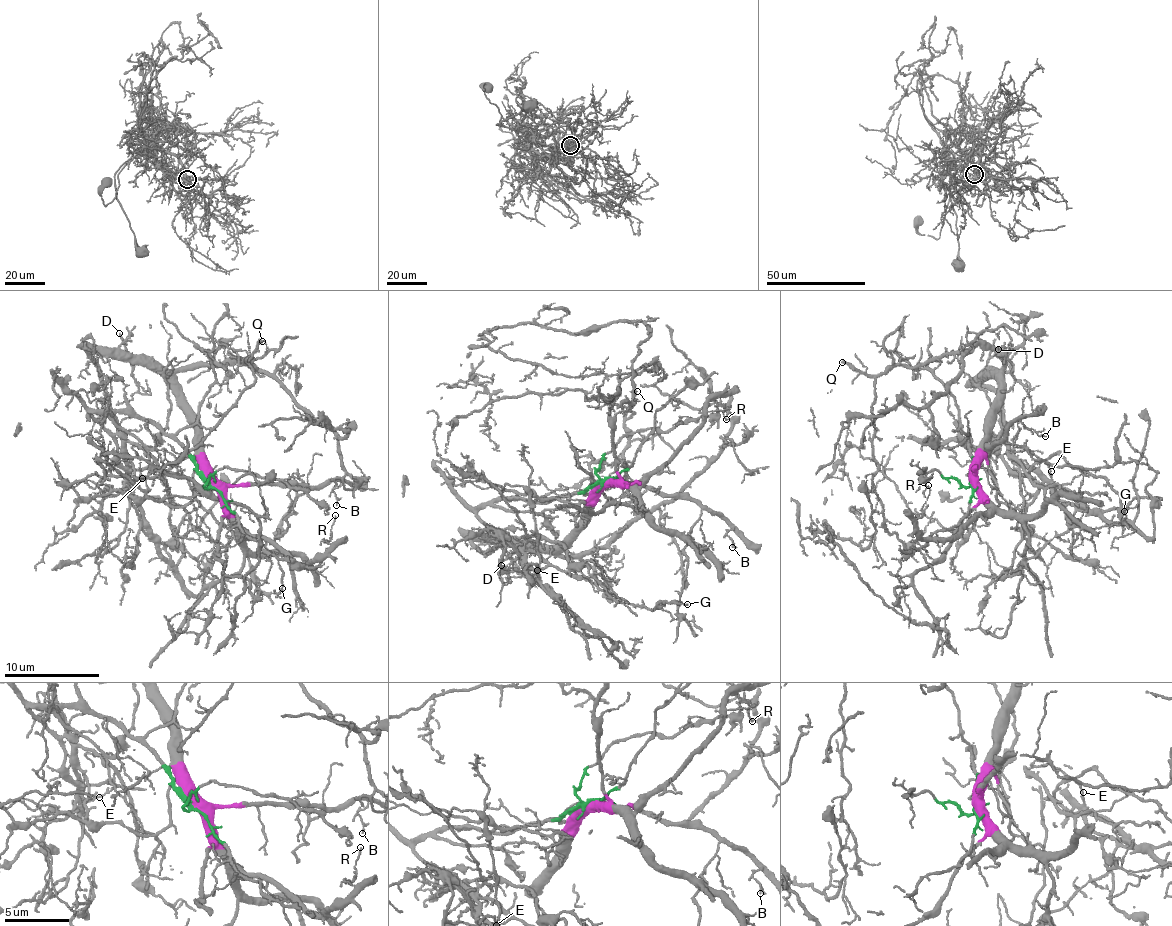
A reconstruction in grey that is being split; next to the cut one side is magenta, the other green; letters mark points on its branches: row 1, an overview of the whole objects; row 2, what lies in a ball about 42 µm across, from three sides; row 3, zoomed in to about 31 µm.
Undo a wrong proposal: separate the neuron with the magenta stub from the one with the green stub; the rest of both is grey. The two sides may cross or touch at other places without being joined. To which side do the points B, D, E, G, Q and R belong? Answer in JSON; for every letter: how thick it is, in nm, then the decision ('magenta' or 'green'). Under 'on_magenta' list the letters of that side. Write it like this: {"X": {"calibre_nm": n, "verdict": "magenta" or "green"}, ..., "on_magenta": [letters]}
{"B": {"calibre_nm": 120, "verdict": "magenta"}, "D": {"calibre_nm": 160, "verdict": "magenta"}, "E": {"calibre_nm": 160, "verdict": "green"}, "G": {"calibre_nm": 100, "verdict": "green"}, "Q": {"calibre_nm": 200, "verdict": "magenta"}, "R": {"calibre_nm": 100, "verdict": "magenta"}, "on_magenta": ["B", "D", "Q", "R"]}

